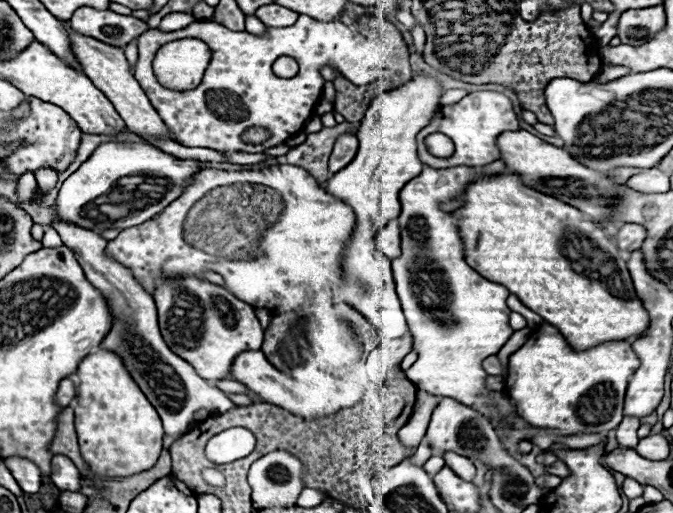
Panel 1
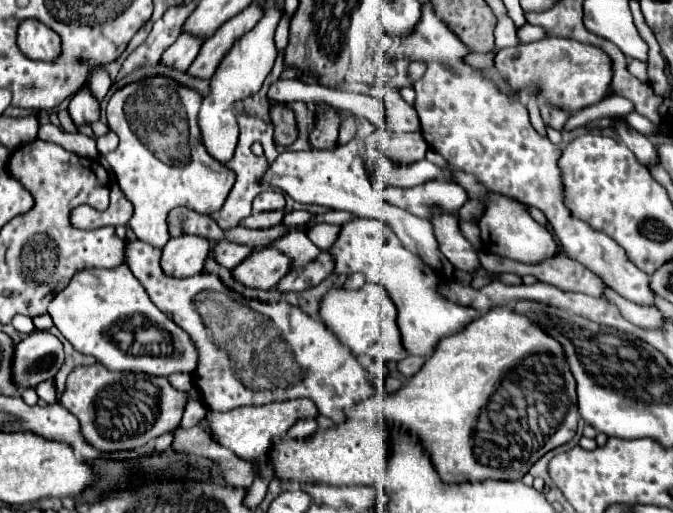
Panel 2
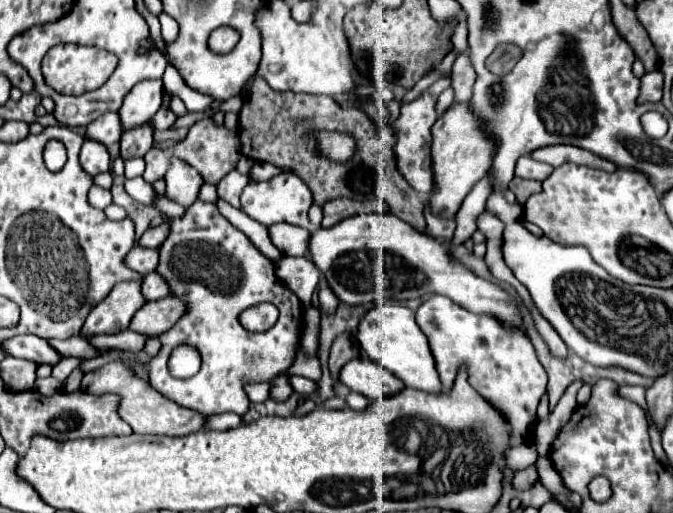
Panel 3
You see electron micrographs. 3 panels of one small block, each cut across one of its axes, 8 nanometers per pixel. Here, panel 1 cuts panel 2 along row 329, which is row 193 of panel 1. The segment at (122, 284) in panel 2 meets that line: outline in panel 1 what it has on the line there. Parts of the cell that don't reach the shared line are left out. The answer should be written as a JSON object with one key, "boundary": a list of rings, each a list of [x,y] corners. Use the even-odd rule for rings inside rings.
{"boundary":[[[106,142],[106,144],[100,144],[92,152],[92,156],[74,174],[70,174],[62,182],[62,188],[60,188],[58,196],[56,196],[54,206],[52,206],[54,208],[54,218],[62,220],[62,222],[70,222],[70,224],[86,228],[86,230],[92,230],[92,232],[102,232],[106,228],[124,230],[124,228],[142,224],[142,222],[150,220],[152,216],[156,216],[160,210],[164,210],[172,200],[176,200],[182,194],[184,182],[190,180],[198,170],[200,170],[200,162],[178,160],[178,158],[174,158],[174,156],[170,156],[170,154],[150,146],[150,144]],[[144,174],[154,174],[156,178],[166,178],[168,180],[168,186],[166,186],[168,190],[162,194],[162,198],[156,204],[148,204],[142,210],[130,212],[124,218],[118,218],[118,220],[106,218],[106,214],[100,212],[100,208],[98,208],[98,198],[108,196],[118,186],[118,180],[122,176],[144,176]]]}

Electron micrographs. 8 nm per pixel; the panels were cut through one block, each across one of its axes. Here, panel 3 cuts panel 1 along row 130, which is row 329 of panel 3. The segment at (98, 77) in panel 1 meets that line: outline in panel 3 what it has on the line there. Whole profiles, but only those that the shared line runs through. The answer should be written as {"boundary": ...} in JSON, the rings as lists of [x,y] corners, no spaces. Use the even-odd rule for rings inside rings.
{"boundary":[[[166,296],[156,302],[146,302],[130,322],[130,330],[148,336],[160,336],[186,314],[186,304],[176,296]]]}

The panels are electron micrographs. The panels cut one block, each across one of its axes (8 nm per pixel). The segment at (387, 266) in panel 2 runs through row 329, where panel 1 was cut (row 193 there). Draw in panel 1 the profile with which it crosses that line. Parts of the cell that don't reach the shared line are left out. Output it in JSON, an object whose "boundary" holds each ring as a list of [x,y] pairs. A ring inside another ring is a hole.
{"boundary":[[[496,160],[486,166],[454,166],[454,168],[430,168],[424,164],[422,172],[404,184],[400,190],[402,212],[398,216],[400,234],[402,234],[402,256],[392,260],[392,272],[396,282],[396,292],[402,304],[402,314],[406,324],[414,336],[414,350],[418,352],[418,360],[406,372],[408,378],[430,394],[450,396],[460,400],[462,404],[474,406],[484,416],[492,416],[486,406],[486,396],[490,390],[484,386],[486,372],[482,370],[482,360],[490,354],[498,354],[498,350],[508,342],[514,330],[508,324],[510,308],[506,306],[506,298],[510,292],[506,288],[482,278],[464,262],[464,248],[458,226],[454,222],[454,212],[440,210],[442,202],[448,202],[464,192],[474,180],[482,176],[498,176],[504,174],[506,166],[502,160]]]}

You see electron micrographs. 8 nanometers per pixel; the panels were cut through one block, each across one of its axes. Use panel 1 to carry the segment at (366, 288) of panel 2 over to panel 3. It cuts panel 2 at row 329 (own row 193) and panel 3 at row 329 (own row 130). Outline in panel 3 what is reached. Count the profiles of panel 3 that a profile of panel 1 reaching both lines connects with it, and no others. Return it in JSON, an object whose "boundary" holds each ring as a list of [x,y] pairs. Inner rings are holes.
{"boundary":[[[380,304],[368,310],[362,316],[362,324],[358,324],[356,338],[360,342],[362,352],[366,352],[372,360],[388,368],[388,372],[404,380],[406,386],[426,390],[426,392],[442,390],[434,360],[432,360],[432,352],[428,348],[428,340],[420,332],[418,324],[414,322],[414,312],[410,308],[396,306],[396,304]]]}

